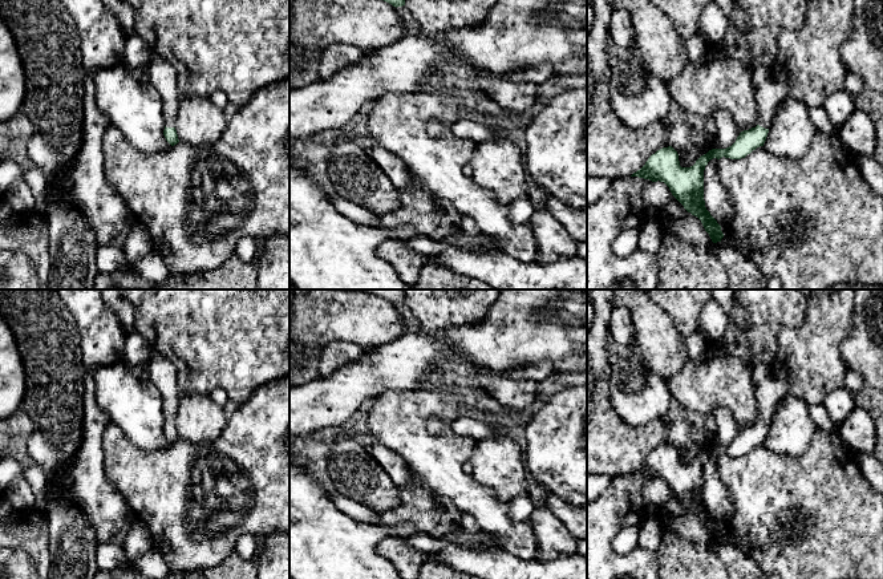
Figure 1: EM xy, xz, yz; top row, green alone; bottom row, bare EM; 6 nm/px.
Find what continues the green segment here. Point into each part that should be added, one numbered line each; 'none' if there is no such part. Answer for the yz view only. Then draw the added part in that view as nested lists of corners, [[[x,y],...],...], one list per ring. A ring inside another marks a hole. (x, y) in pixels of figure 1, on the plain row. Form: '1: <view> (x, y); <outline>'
1: yz (769, 385); [[[757,365],[752,373],[758,422],[770,426],[779,400],[786,394],[787,381],[775,367]]]

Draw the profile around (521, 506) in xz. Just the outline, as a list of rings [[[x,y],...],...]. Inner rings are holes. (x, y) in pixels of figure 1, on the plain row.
[[[518,494],[515,495],[510,502],[510,514],[513,521],[515,522],[526,522],[528,521],[531,513],[534,511],[532,502],[528,497],[528,494]]]

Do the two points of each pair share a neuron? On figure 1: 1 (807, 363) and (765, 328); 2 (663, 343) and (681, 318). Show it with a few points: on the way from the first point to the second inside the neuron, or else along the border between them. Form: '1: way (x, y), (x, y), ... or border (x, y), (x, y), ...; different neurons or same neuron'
1: border (803, 322), (780, 332), (776, 364); different neurons
2: border (655, 303), (669, 316), (676, 330), (684, 337); different neurons

